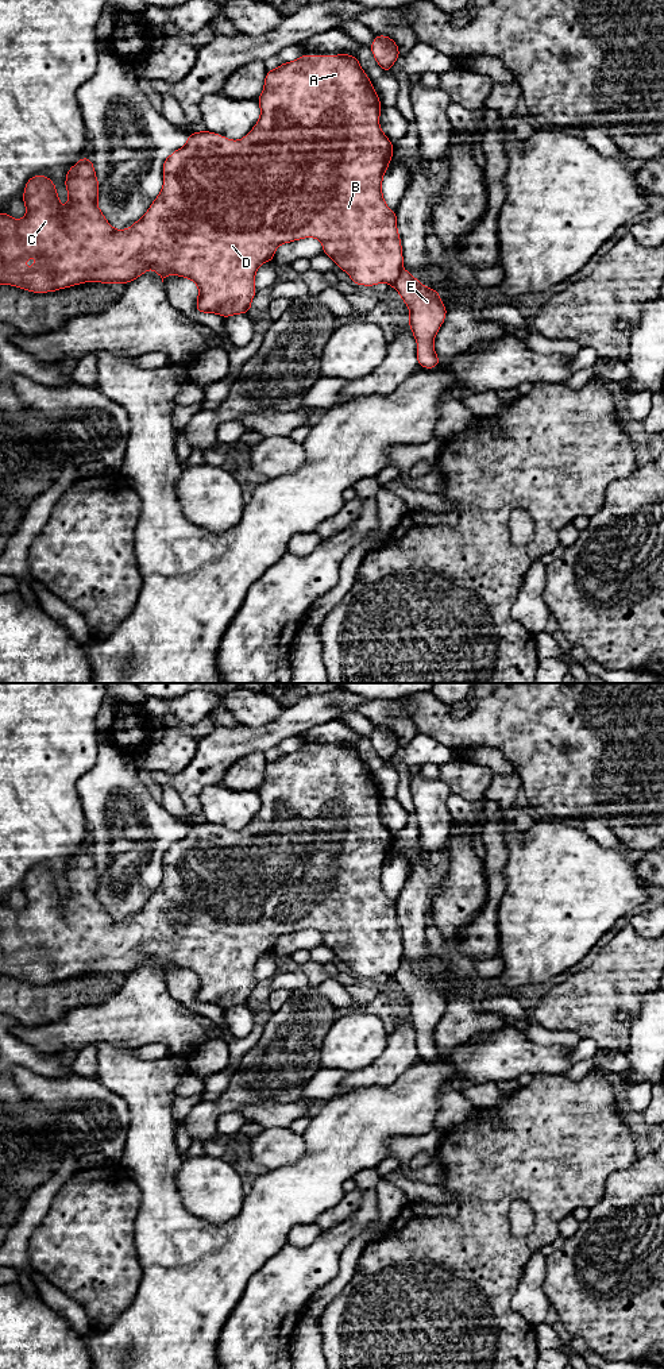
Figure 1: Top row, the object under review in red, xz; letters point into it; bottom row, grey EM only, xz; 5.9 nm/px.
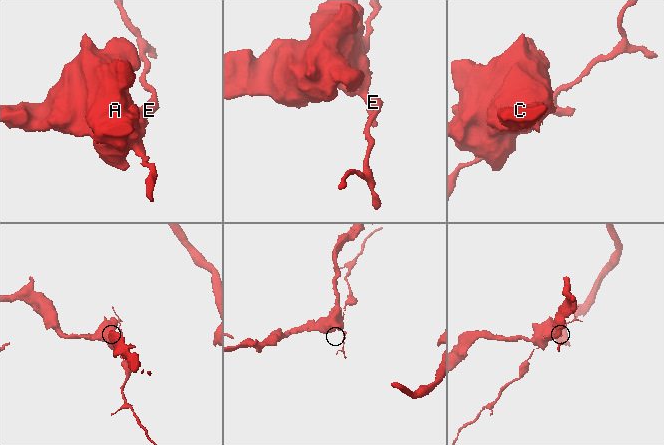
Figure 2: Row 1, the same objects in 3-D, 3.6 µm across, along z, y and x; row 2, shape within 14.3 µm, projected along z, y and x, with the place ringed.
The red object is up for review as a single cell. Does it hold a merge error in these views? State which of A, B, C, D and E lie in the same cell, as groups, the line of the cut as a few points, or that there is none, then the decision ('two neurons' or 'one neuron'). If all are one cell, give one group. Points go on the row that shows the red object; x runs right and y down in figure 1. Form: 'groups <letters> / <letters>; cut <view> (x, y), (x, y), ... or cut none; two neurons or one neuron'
groups A B C D / E; cut xz (401, 269), (400, 277), (392, 285); two neurons

